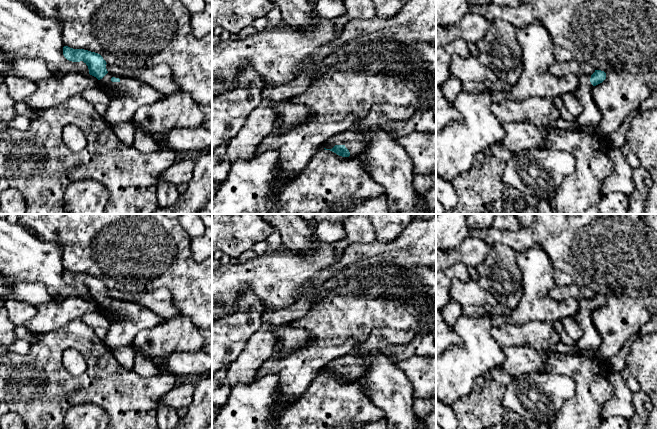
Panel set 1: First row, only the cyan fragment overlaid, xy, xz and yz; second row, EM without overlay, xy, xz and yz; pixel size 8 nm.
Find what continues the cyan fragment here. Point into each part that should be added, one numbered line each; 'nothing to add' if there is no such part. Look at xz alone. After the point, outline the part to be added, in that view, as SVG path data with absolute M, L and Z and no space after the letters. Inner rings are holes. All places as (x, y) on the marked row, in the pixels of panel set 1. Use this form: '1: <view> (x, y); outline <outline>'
1: xz (356, 143); outline M355 125L325 140L322 148L332 149L335 145L344 145L350 152L350 156L356 156L367 150L370 138L358 133Z

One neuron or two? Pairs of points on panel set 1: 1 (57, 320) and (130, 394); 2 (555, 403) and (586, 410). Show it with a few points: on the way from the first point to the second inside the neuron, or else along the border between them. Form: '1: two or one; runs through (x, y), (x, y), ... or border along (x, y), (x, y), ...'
1: two; border along (79, 318), (73, 319), (59, 328), (41, 333)
2: two; border along (564, 404), (560, 408)

